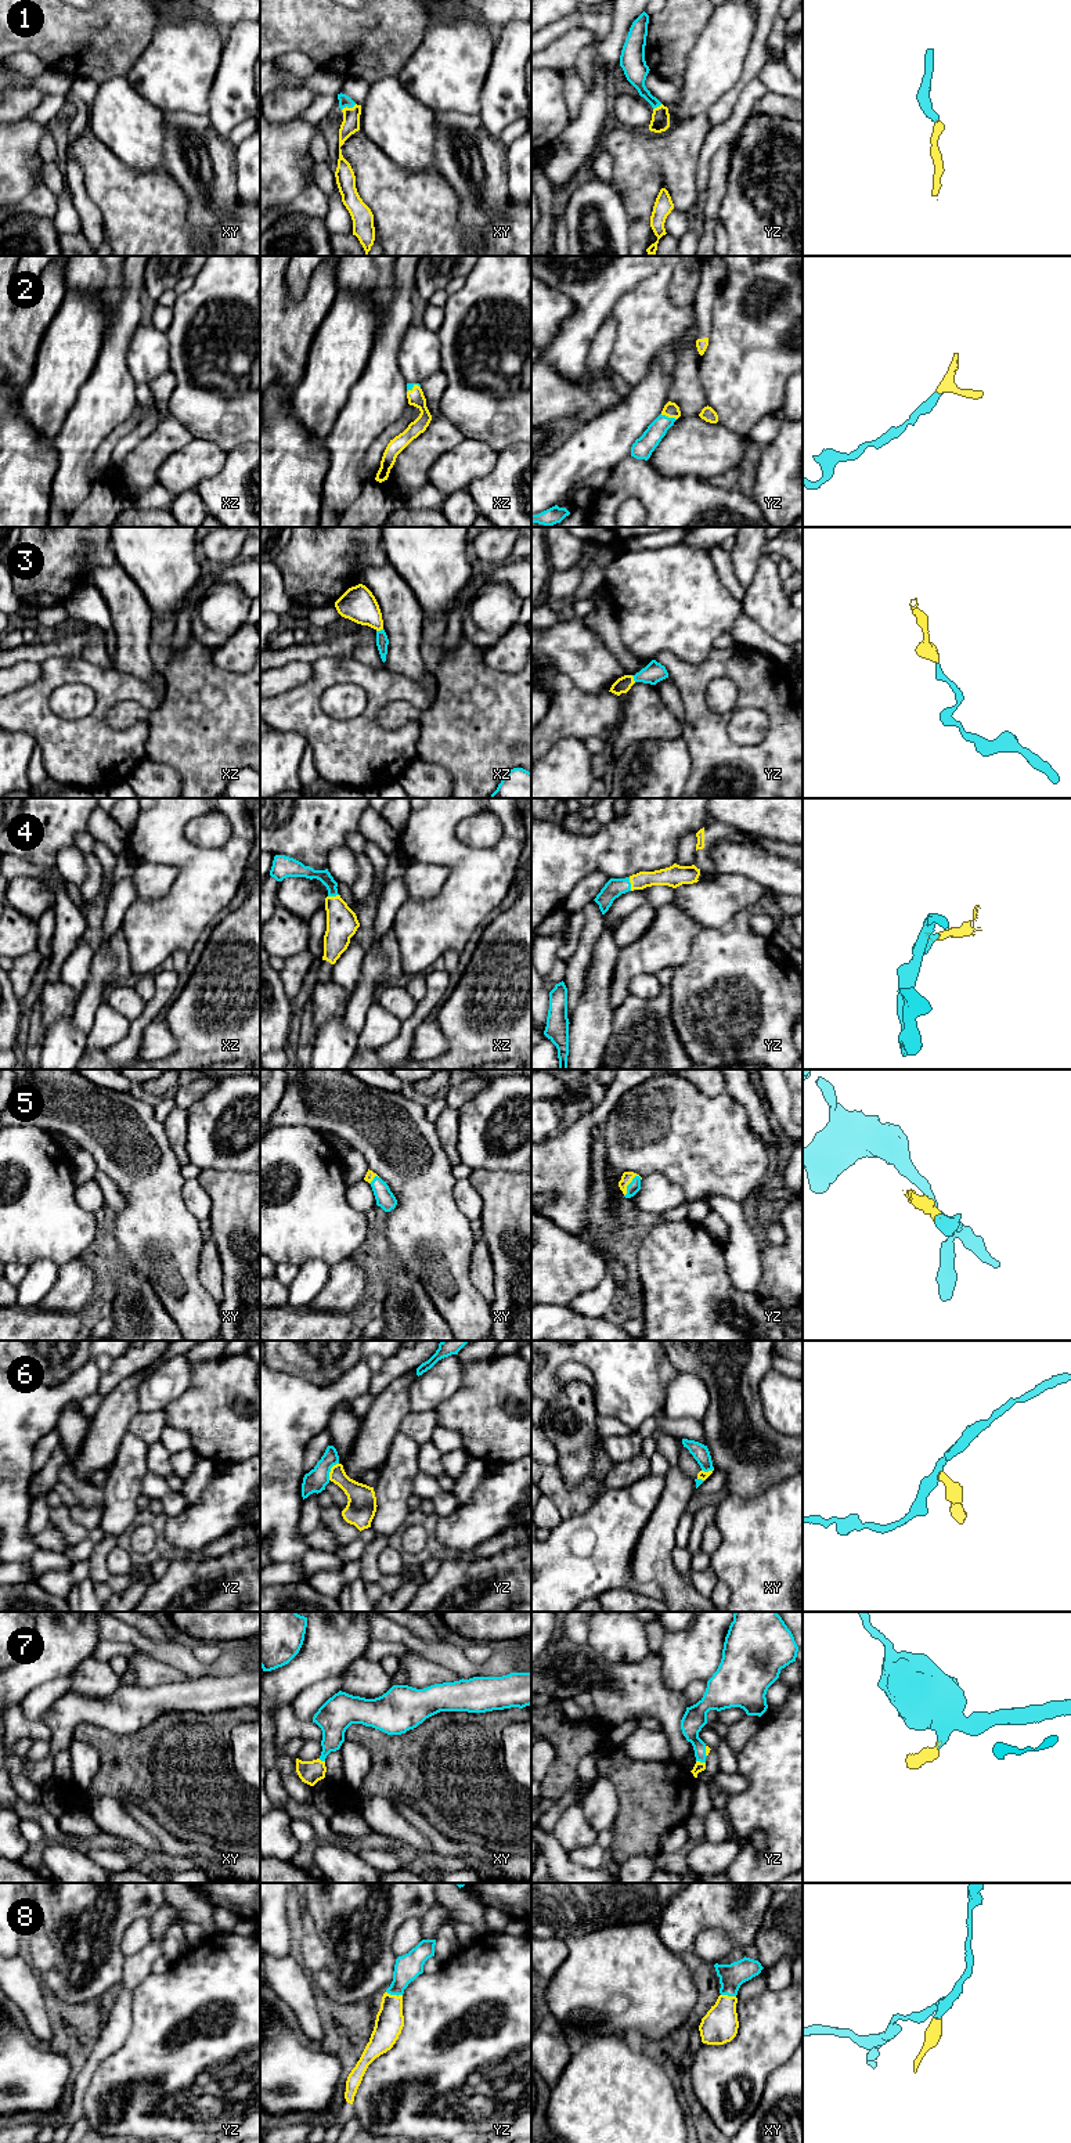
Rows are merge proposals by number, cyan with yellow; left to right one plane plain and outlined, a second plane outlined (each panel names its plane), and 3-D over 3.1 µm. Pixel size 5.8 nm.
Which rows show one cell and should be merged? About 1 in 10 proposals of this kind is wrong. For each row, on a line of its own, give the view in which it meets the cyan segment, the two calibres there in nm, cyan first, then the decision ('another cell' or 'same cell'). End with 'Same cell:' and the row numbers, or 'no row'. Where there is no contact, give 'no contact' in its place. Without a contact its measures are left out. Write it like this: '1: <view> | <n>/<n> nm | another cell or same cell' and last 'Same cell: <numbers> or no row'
1: xy | 70/100 nm | same cell
2: yz | 120/90 nm | same cell
3: xz | 70/200 nm | same cell
4: yz | 110/120 nm | same cell
5: yz | 70/70 nm | same cell
6: yz | 130/160 nm | another cell
7: yz | 140/60 nm | same cell
8: yz | 150/160 nm | same cell
Same cell: 1, 2, 3, 4, 5, 7, 8

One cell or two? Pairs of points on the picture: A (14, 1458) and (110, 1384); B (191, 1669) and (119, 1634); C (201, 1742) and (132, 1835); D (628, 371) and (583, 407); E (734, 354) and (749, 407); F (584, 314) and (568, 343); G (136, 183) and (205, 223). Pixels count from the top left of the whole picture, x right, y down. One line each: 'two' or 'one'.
A: two
B: one
C: two
D: two
E: one
F: one
G: two

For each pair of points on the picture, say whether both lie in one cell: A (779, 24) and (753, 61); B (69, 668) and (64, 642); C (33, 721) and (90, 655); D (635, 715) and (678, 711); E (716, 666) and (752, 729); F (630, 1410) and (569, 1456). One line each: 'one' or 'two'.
A: two
B: two
C: two
D: two
E: two
F: two

